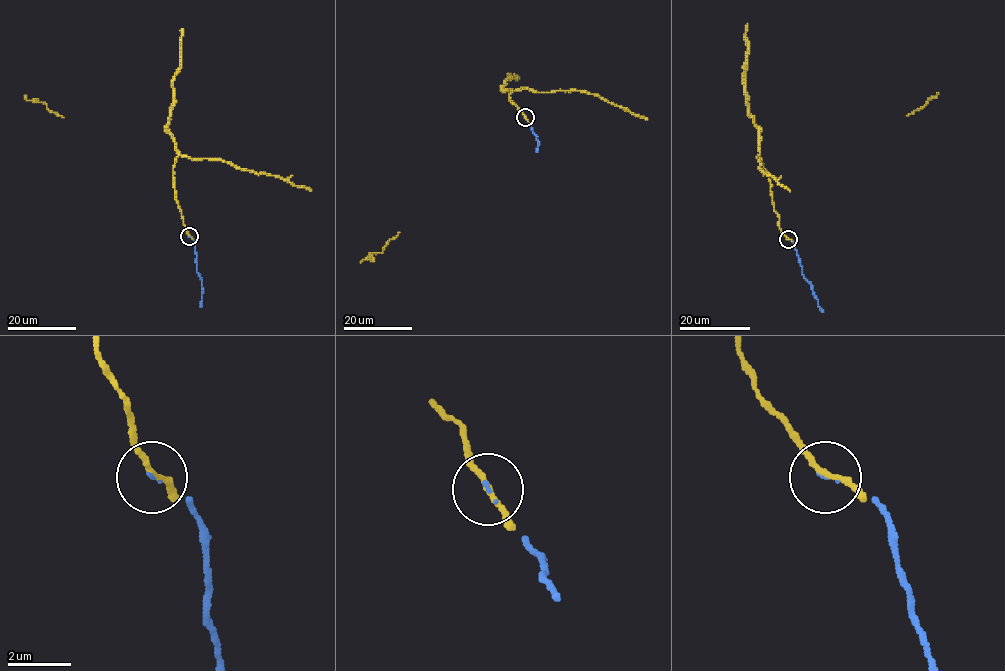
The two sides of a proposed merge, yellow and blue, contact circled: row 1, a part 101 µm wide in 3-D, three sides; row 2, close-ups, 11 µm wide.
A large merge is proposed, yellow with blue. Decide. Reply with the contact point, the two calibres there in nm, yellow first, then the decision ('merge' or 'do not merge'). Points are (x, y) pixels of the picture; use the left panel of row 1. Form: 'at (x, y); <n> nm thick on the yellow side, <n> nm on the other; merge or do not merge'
at (189, 236); 160 nm thick on the yellow side, 50 nm on the other; merge

